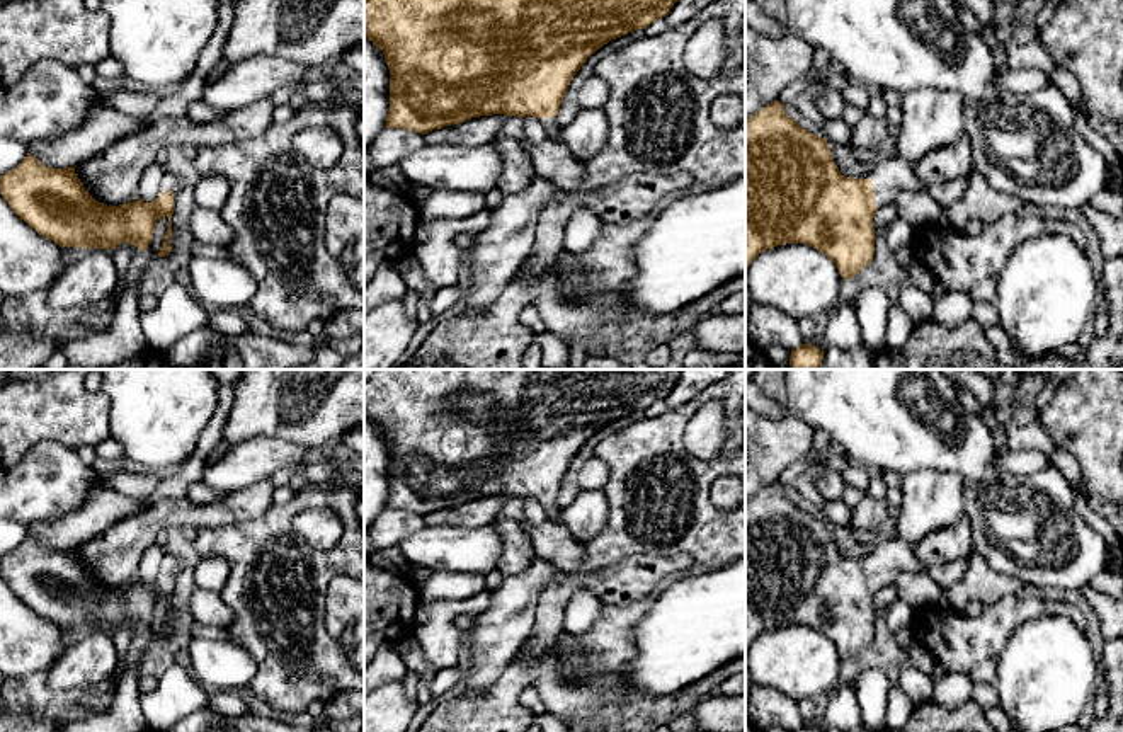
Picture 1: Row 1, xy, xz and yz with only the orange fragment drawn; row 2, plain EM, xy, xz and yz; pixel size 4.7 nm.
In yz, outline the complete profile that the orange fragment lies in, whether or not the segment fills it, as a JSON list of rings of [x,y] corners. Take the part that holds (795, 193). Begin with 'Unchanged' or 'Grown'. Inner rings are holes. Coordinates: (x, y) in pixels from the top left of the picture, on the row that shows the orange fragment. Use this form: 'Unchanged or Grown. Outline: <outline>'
Grown. Outline: [[[774,100],[745,119],[745,271],[767,249],[784,243],[805,243],[825,254],[844,281],[859,274],[875,255],[873,218],[880,206],[888,204],[904,191],[922,189],[914,165],[895,152],[875,165],[875,179],[846,177],[839,172],[825,138],[803,129]]]

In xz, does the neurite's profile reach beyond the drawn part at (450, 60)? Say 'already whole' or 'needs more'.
needs more

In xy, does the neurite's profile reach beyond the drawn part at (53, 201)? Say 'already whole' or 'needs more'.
needs more

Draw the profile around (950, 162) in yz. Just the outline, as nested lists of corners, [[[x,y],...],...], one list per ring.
[[[963,134],[956,143],[927,153],[914,165],[914,172],[922,189],[968,177],[972,174],[970,140]]]

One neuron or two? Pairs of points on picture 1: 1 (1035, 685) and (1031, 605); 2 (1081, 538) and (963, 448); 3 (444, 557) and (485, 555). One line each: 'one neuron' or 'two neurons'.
1: two neurons
2: one neuron
3: one neuron

